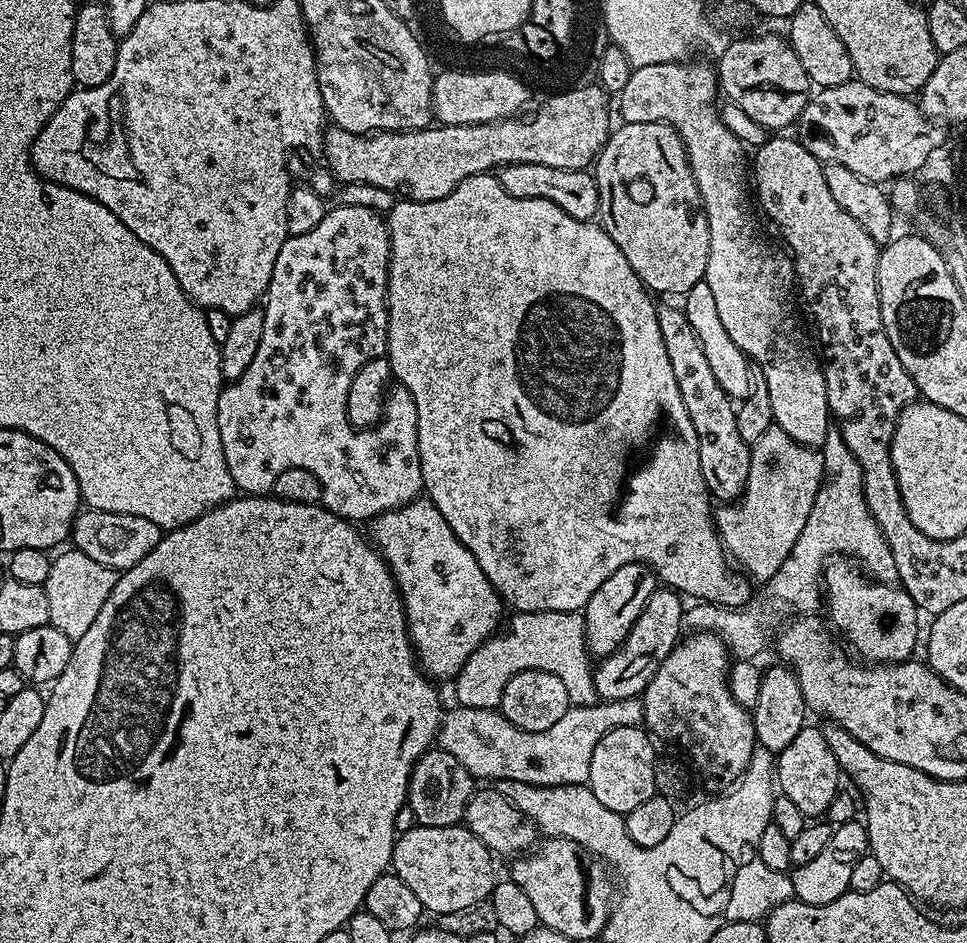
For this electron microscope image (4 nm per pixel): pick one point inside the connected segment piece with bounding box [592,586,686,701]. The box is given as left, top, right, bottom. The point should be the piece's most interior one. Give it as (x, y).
(625, 672)

